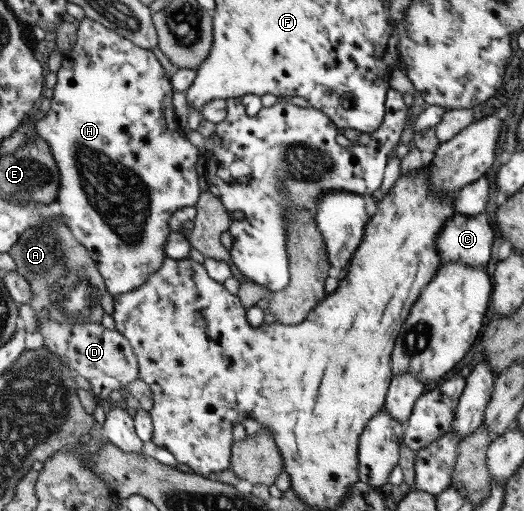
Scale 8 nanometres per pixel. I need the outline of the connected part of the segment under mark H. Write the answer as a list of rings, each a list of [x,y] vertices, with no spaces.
[[[83,17],[76,30],[76,41],[69,49],[69,54],[62,57],[61,67],[55,76],[56,82],[50,91],[52,92],[50,107],[42,118],[35,120],[35,132],[49,146],[49,151],[53,156],[52,160],[59,174],[55,201],[59,205],[60,219],[95,262],[95,268],[104,281],[106,292],[113,299],[116,295],[137,290],[162,265],[166,256],[164,254],[164,241],[169,233],[169,214],[181,208],[194,206],[198,200],[200,191],[197,186],[196,163],[201,155],[199,155],[197,148],[184,137],[185,131],[177,123],[171,105],[172,87],[170,81],[150,50],[137,47],[134,43],[125,40],[123,36]]]

